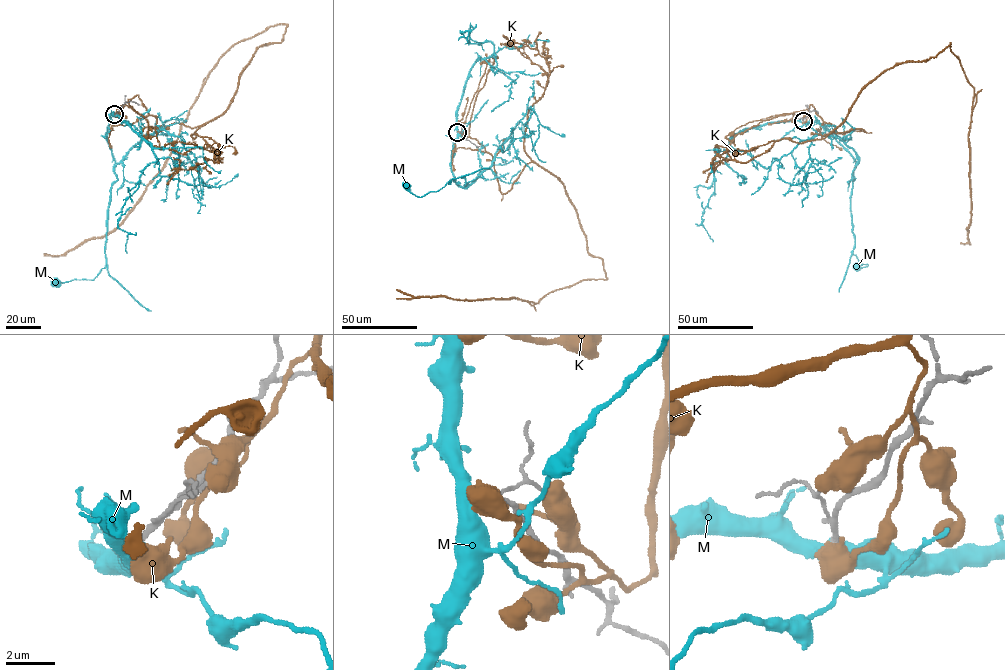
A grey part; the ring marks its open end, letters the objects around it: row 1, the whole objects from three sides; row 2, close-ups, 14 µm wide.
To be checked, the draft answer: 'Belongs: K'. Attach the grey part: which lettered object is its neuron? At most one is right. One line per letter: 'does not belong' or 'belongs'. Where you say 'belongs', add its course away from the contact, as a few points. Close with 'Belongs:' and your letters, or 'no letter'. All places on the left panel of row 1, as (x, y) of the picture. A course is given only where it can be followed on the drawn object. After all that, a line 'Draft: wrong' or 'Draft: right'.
K: does not belong
M: does not belong
Belongs: no letter
Draft: wrong

